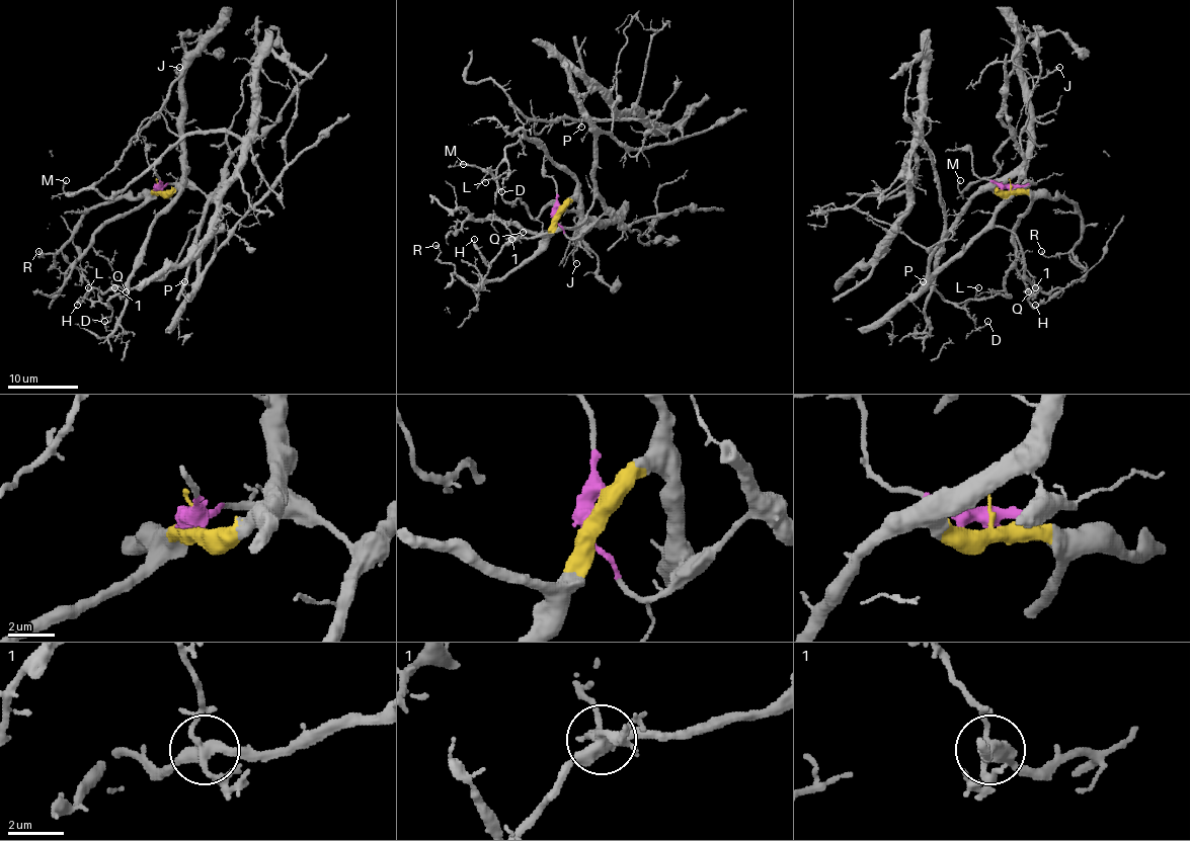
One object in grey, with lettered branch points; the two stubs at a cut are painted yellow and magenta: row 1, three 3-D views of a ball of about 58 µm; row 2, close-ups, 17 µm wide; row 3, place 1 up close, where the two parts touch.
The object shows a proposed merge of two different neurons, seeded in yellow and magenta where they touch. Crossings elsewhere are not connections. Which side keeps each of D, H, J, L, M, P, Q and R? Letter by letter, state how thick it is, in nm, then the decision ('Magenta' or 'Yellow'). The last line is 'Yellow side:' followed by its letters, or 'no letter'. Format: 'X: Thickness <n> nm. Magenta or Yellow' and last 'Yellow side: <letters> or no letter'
D: Thickness 120 nm. Yellow
H: Thickness 120 nm. Magenta
J: Thickness 170 nm. Yellow
L: Thickness 140 nm. Yellow
M: Thickness 140 nm. Yellow
P: Thickness 100 nm. Magenta
Q: Thickness 200 nm. Yellow
R: Thickness 180 nm. Yellow
Yellow side: D, J, L, M, Q, R

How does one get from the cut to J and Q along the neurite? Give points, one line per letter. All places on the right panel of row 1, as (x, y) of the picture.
J: (1011, 187), (1009, 190), (997, 187), (1023, 161), (1026, 152), (1026, 81), (1030, 78), (1042, 78), (1059, 67)
Q: (1011, 187), (1030, 197), (1030, 206), (1021, 217), (1014, 236), (1014, 247), (1033, 285), (1033, 295), (1028, 292)

